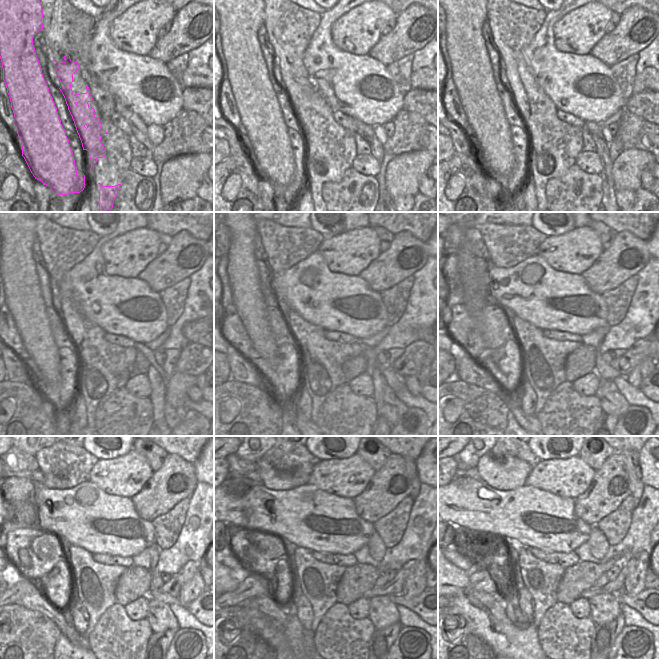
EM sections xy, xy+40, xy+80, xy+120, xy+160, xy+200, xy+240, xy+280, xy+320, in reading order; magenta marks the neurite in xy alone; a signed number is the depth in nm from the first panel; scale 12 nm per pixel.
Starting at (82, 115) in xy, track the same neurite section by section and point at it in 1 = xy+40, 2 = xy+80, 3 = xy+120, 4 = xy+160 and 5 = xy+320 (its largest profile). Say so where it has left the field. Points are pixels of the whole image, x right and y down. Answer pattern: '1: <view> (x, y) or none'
1: xy+40 (307, 115)
2: xy+80 (531, 115)
3: xy+120 (81, 339)
4: xy+160 (304, 342)
5: xy+320 (527, 568)

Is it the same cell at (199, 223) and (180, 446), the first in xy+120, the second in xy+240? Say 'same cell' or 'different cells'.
same cell

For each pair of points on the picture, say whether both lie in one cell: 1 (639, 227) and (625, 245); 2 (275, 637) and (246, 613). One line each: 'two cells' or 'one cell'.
1: two cells
2: two cells

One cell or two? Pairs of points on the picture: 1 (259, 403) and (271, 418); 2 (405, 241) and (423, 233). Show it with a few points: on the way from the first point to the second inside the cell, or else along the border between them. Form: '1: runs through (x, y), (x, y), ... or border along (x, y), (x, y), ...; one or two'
1: runs through (260, 407), (267, 414); one
2: border along (394, 234), (400, 231), (409, 231), (425, 242); two

